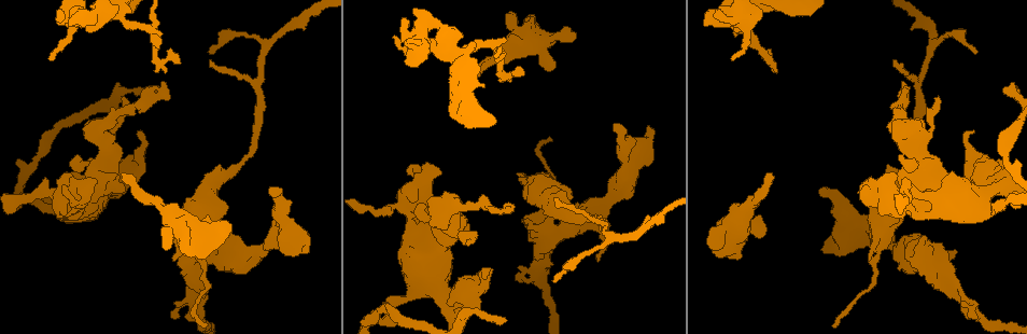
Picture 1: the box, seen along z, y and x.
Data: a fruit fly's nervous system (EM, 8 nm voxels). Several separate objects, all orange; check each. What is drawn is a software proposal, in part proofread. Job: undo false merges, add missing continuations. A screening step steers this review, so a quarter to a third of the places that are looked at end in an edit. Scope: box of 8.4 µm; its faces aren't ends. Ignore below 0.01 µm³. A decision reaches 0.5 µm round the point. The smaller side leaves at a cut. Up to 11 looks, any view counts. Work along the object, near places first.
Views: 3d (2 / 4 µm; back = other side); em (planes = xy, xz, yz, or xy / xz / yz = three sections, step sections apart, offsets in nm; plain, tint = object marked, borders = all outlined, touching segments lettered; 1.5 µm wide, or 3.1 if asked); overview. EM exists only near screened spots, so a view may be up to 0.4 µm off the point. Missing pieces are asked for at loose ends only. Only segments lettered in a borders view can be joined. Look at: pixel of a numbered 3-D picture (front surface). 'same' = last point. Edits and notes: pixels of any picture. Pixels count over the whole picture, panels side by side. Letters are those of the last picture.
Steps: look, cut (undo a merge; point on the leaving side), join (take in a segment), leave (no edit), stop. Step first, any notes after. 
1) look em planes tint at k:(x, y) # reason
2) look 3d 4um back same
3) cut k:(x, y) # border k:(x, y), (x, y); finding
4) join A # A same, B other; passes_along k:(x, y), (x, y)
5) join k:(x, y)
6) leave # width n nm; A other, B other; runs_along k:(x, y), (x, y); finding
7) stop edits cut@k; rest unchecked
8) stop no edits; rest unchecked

look 3d 4um at 1:(990, 168) # branch stops here

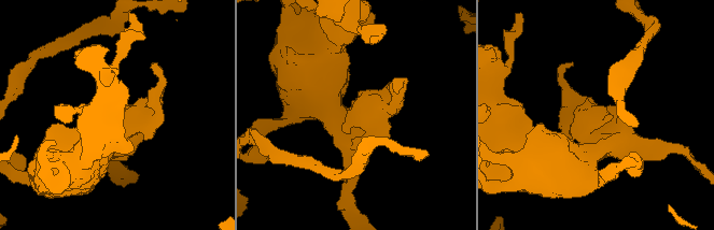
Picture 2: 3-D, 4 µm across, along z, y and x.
look em planes borders at 2:(352, 116) # arm_widths 380, 400 nm; need the tissue

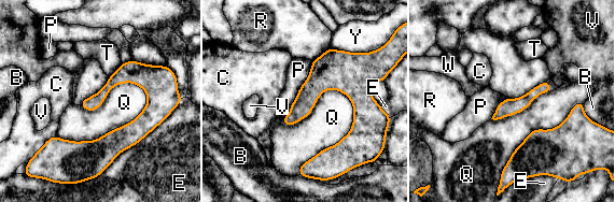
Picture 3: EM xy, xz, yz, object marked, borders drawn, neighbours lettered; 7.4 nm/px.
leave # B other, C other, E other, P other, Q other, R other, T other, V other, W other, Y other; border 3:(147, 92), (96, 139), (56, 135); none of them fits

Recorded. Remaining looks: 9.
look 3d 2um at 1:(466, 243) # branch stops here

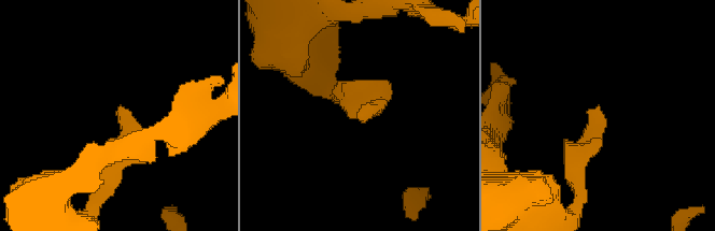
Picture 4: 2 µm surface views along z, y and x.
look em xy step 4 tint at 4:(360, 111)

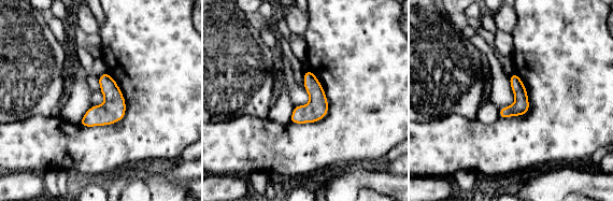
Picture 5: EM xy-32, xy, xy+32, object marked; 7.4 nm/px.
look em planes borders same # another direction

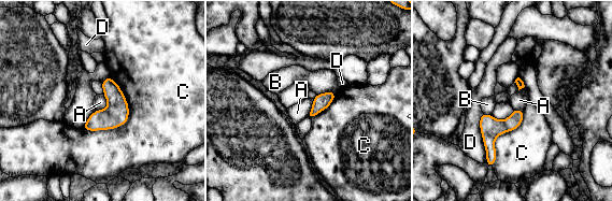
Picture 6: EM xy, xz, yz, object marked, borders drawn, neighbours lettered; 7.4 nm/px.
leave # A other, B other, C other, D other; border 6:(102, 95), (107, 105), (96, 110); none of them fits

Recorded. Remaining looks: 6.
look 3d 2um at 1:(219, 165) # an open end

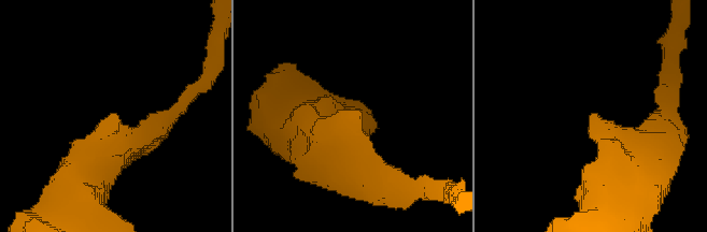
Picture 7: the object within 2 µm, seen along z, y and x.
look em xy step 4 borders at 7:(357, 118) # now the EM

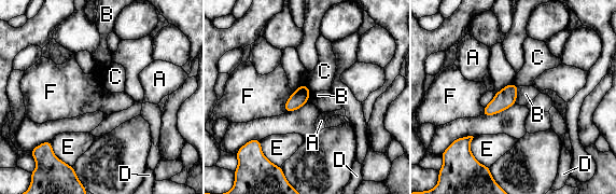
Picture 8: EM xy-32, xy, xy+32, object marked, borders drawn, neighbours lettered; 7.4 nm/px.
look em planes borders same

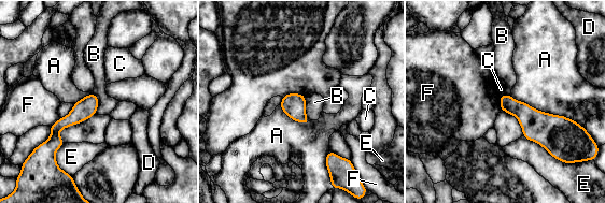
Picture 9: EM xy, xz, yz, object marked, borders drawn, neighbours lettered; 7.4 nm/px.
leave # A other, B other, C other, D other, E other, F other; none of them fits

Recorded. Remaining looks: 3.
look em xz step 8 borders at 1:(122, 173) # free end

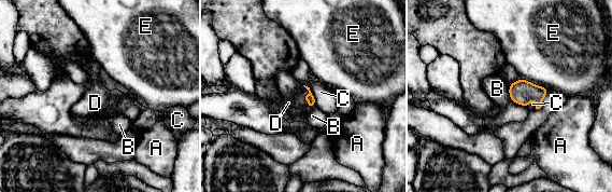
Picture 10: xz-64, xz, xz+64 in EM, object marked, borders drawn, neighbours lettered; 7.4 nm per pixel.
join D # A other, B other, C other, D same, E other; passes_along 10:(310, 98), (307, 95), (298, 101); it goes on there

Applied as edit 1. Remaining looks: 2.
stop edits join@10; rest unchecked

